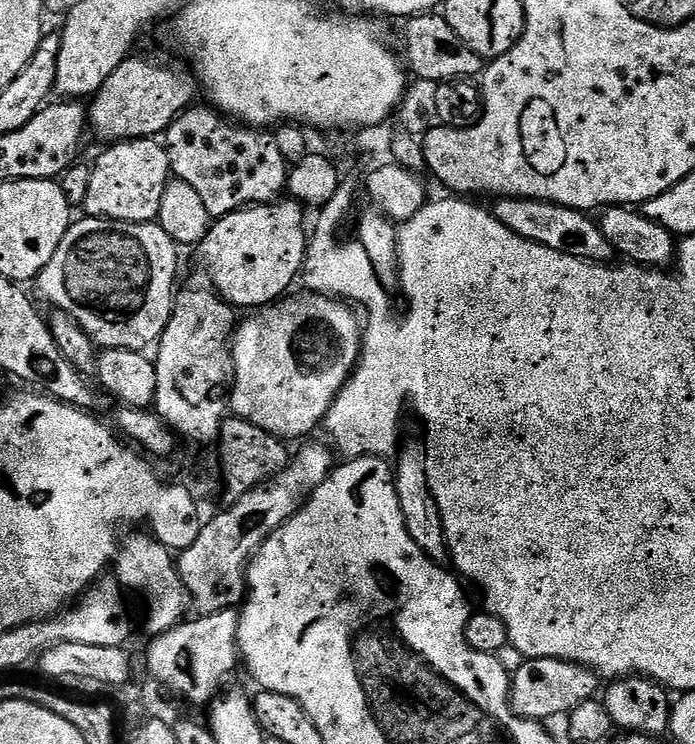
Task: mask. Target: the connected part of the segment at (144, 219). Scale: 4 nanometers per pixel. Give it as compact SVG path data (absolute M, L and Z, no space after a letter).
M159 139L122 140L113 143L91 165L90 190L86 190L86 202L82 206L85 217L93 220L121 220L131 224L151 224L160 215L162 194L166 194L166 186L172 176L172 167L168 157L168 149Z

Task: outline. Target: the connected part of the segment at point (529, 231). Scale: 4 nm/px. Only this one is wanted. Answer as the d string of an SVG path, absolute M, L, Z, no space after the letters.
M500 198L495 201L494 215L502 226L506 226L515 236L526 238L535 244L570 254L590 264L607 265L614 253L606 234L602 234L599 223L591 215L577 212L575 208L563 208L550 204L547 200L509 200Z

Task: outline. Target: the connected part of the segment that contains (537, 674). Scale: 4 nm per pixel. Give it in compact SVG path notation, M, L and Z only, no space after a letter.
M525 659L522 668L510 680L512 710L524 720L549 722L548 720L554 719L555 716L564 718L578 706L582 706L582 702L597 699L601 691L600 684L602 688L601 677L591 668L583 668L582 665L572 664L569 660Z

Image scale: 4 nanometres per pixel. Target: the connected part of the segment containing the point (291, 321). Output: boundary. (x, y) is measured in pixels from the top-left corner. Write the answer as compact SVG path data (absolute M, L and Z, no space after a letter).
M303 294L296 296L293 300L289 298L281 299L279 302L257 311L253 320L248 320L237 327L231 341L232 350L232 370L234 379L230 389L230 408L233 413L241 420L248 420L254 426L266 430L272 436L278 436L285 441L292 442L295 436L308 436L316 427L321 427L322 421L332 411L332 405L336 402L336 397L345 391L349 383L348 375L357 371L360 354L362 351L362 335L360 336L360 320L352 313L353 305L351 303L335 299L330 296L321 296L319 294Z

